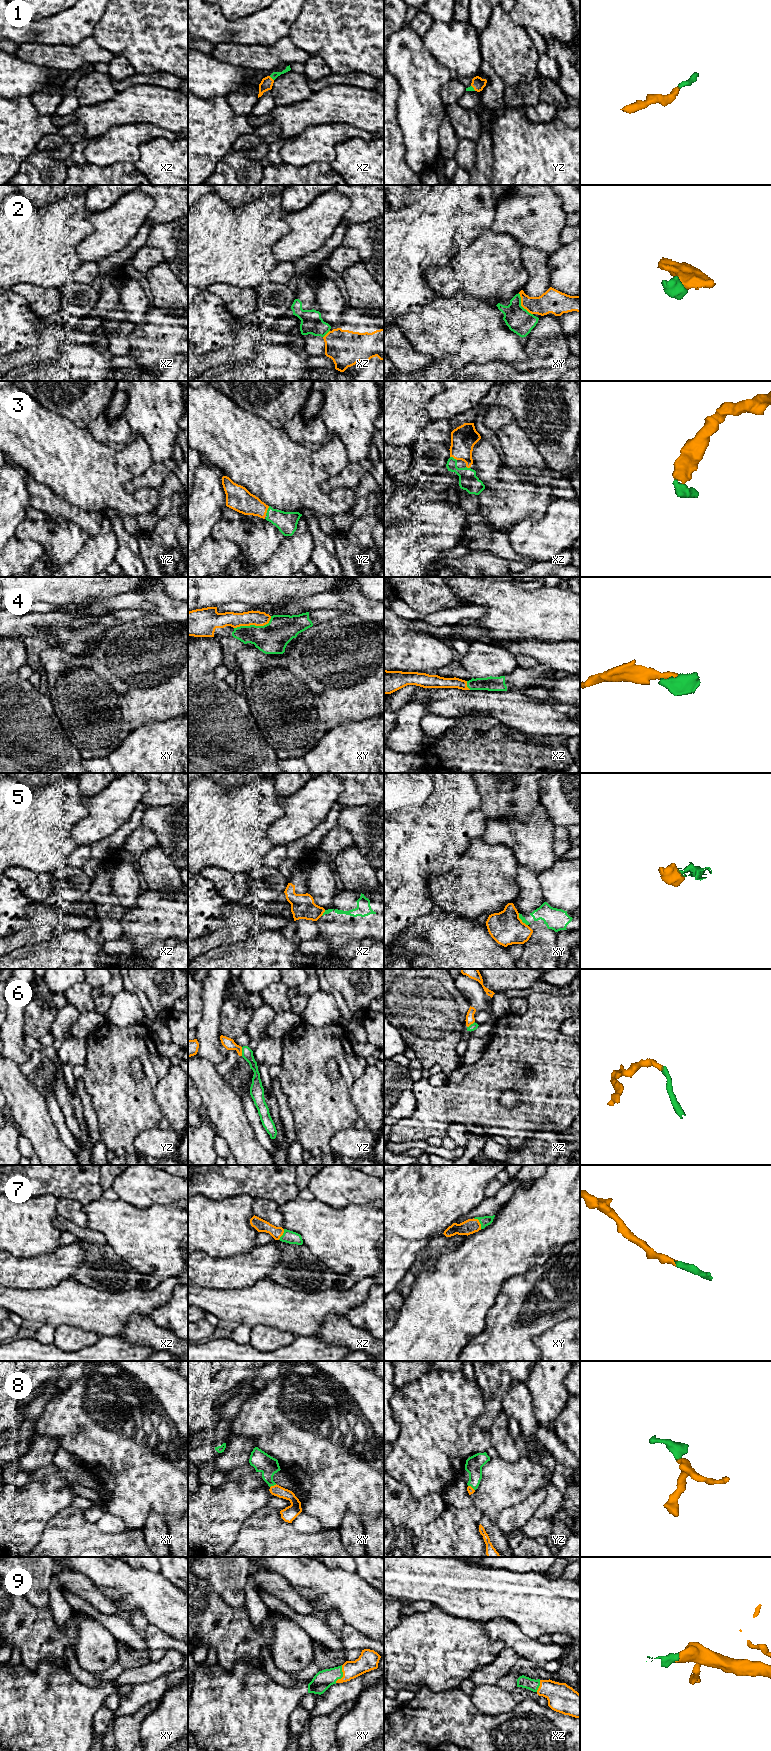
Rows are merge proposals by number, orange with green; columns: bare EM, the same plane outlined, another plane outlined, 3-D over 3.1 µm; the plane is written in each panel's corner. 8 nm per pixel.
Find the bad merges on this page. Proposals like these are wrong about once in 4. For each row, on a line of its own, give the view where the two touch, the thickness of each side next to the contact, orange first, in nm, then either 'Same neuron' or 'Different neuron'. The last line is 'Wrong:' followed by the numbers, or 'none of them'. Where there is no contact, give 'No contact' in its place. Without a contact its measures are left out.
1: Touches orange in xz. Thickness 100 nm (orange) against 60 nm. Same neuron
2: Touches orange in xy. Thickness 180 nm (orange) against 200 nm. Different neuron
3: Touches orange in yz. Thickness 200 nm (orange) against 170 nm. Same neuron
4: Touches orange in xy. Thickness 120 nm (orange) against 260 nm. Same neuron
5: Touches orange in xz. Thickness 190 nm (orange) against 60 nm. Different neuron
6: Touches orange in yz. Thickness 90 nm (orange) against 90 nm. Same neuron
7: Touches orange in xy. Thickness 120 nm (orange) against 80 nm. Same neuron
8: Touches orange in xy. Thickness 100 nm (orange) against 160 nm. Same neuron
9: Touches orange in xy. Thickness 160 nm (orange) against 150 nm. Same neuron
Wrong: 2, 5

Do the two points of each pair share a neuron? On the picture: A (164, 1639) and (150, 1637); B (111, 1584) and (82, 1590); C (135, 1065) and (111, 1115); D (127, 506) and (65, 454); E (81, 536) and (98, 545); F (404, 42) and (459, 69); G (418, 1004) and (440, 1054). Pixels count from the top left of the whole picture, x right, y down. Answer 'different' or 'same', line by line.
A: same
B: different
C: different
D: same
E: different
F: different
G: same

